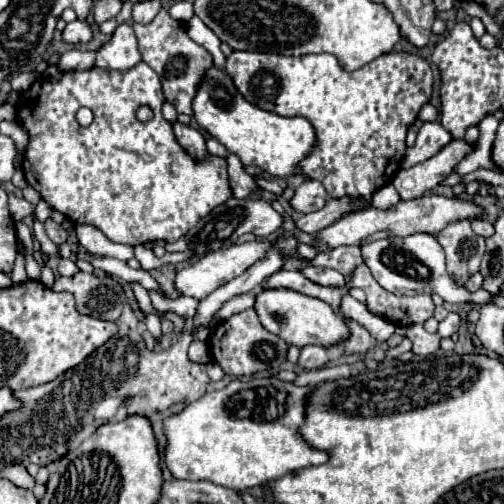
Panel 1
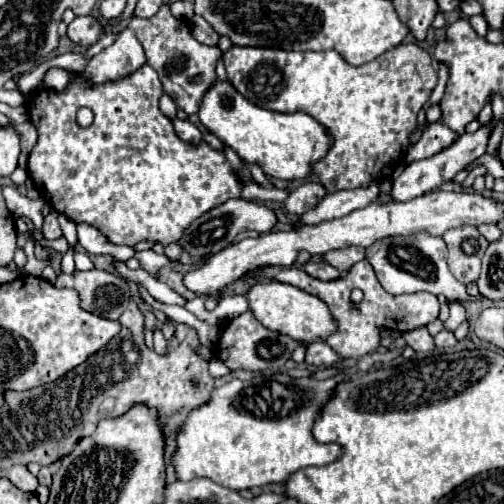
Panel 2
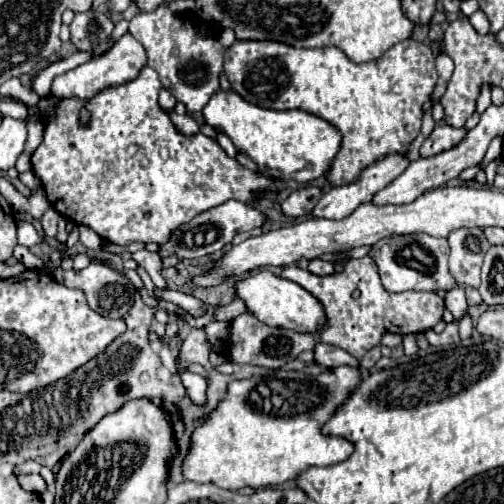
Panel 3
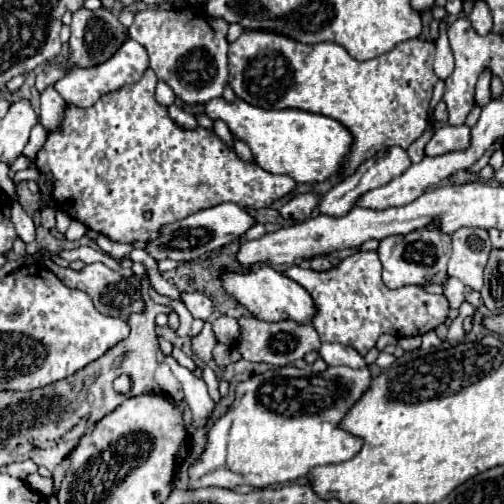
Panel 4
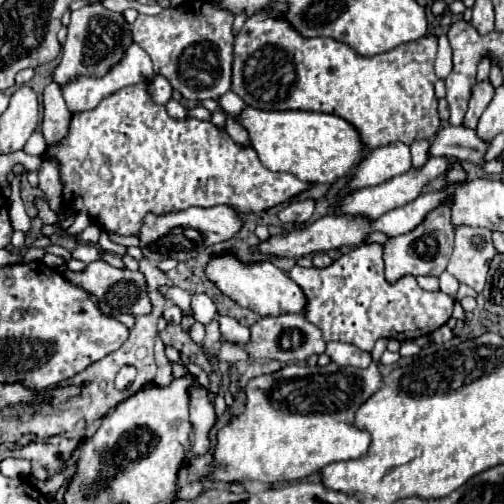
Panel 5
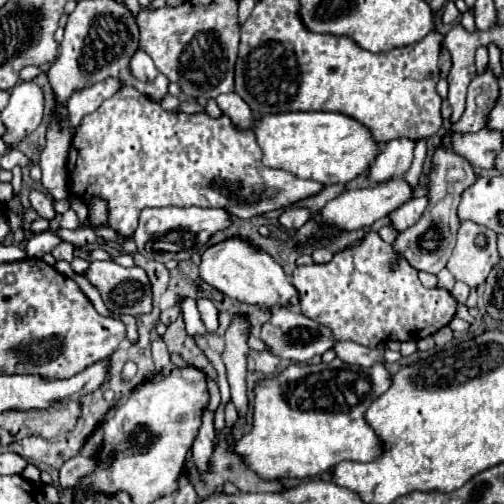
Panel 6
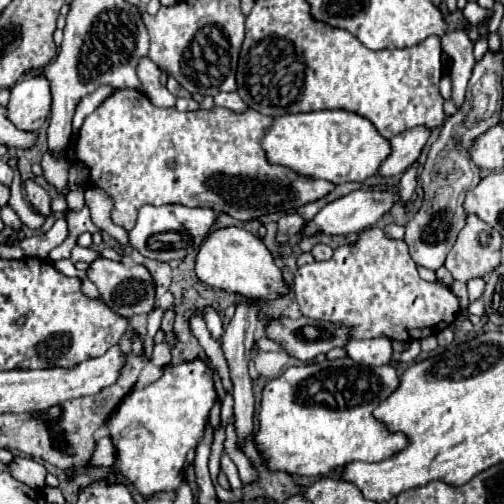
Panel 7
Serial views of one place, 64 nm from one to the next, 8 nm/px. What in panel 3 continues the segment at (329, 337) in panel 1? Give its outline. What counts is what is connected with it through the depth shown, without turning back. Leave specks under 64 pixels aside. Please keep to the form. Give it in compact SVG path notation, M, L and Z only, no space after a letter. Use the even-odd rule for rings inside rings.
M260 270L244 280L238 280L234 284L236 296L246 302L246 308L264 324L278 326L278 328L294 328L298 332L318 332L324 324L324 308L322 304L306 292L302 286L298 286L292 280L284 280L268 270Z

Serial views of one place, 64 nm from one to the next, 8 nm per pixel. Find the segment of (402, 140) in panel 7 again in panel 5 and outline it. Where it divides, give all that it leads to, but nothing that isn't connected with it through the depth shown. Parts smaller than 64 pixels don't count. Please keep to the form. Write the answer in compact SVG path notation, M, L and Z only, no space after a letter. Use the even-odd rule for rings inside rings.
M388 144L382 148L372 150L352 174L350 184L344 188L346 192L378 186L390 178L396 178L410 170L410 146L408 144Z

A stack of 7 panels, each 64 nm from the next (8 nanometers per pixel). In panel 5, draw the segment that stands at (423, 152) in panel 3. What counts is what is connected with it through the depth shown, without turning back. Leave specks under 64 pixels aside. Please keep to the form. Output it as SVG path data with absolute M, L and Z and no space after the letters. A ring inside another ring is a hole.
M446 126L436 134L434 144L430 146L432 156L454 156L462 162L472 162L484 166L484 154L490 148L490 142L480 140L474 130L464 126Z

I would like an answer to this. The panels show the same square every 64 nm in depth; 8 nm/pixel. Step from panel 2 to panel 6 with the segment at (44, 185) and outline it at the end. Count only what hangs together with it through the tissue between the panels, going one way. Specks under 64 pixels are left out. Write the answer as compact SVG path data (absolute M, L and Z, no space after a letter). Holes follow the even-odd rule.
M130 86L120 88L98 110L82 118L68 154L68 178L70 194L84 200L100 196L108 202L110 228L124 236L134 234L140 210L146 206L210 206L224 208L228 214L238 218L252 218L288 208L322 192L324 188L324 184L316 180L302 180L286 170L264 166L262 150L256 142L256 132L252 126L242 130L230 120L228 114L212 118L208 112L166 112L160 108L160 104Z

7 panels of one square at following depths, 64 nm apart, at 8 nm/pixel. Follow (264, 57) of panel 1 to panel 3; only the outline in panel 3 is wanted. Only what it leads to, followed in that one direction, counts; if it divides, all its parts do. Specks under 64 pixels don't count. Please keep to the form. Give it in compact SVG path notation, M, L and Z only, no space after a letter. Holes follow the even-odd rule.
M412 38L398 42L378 60L364 64L352 62L336 46L292 48L274 40L236 40L224 54L224 72L232 84L232 90L250 104L274 110L298 108L332 122L342 132L342 148L328 172L328 180L332 186L356 180L364 166L376 162L378 158L384 158L386 154L406 154L410 142L420 134L424 116L422 106L430 100L430 94L438 80L434 68L434 50Z

